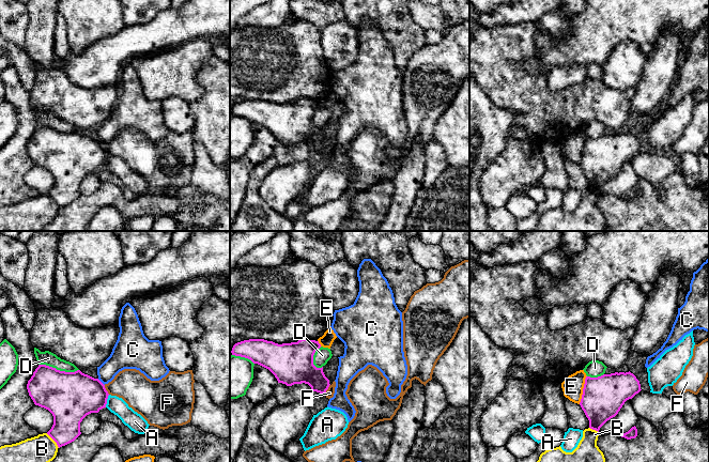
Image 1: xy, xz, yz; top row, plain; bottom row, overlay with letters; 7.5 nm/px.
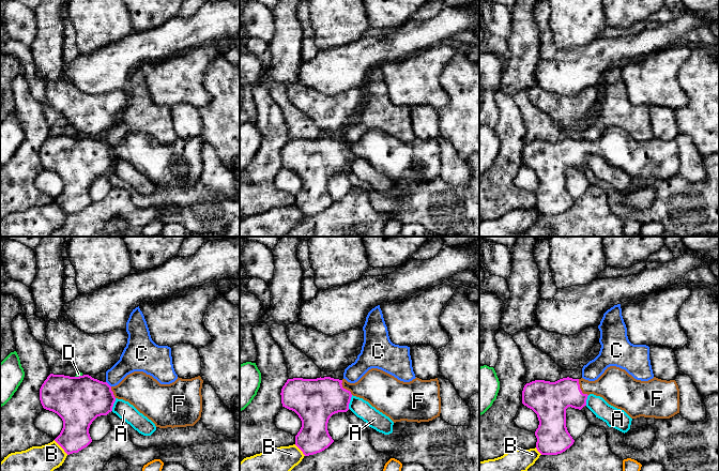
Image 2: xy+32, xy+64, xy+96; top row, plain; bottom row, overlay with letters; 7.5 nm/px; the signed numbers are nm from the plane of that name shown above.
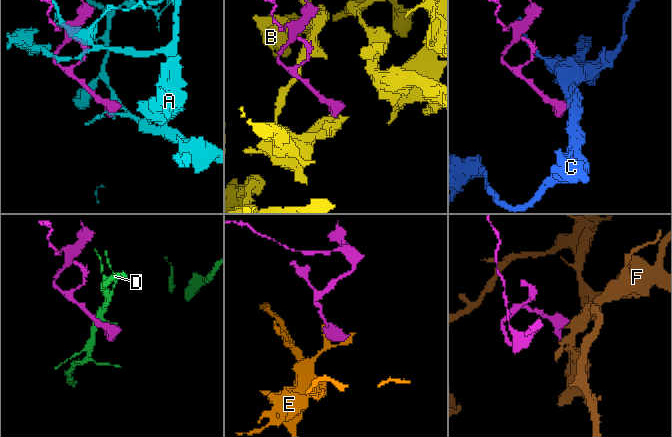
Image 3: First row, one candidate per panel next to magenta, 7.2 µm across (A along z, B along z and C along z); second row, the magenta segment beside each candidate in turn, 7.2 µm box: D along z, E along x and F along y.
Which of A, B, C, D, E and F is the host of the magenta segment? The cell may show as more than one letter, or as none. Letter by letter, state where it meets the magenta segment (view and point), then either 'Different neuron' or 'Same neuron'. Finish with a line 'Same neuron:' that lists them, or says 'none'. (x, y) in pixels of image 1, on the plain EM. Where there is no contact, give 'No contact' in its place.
A: Touches magenta at xy (106, 162). Different neuron
B: Touches magenta at xy (54, 200). Different neuron
C: Touches magenta at xy (101, 142). Different neuron
D: Touches magenta at xy (59, 131). Different neuron
E: Touches magenta at yz (583, 150). Different neuron
F: Touches magenta at xz (327, 149). Same neuron
Same neuron: F

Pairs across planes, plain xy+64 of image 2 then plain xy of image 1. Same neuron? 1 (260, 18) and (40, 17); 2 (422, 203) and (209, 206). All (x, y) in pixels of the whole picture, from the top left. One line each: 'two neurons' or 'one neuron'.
1: two neurons
2: one neuron

